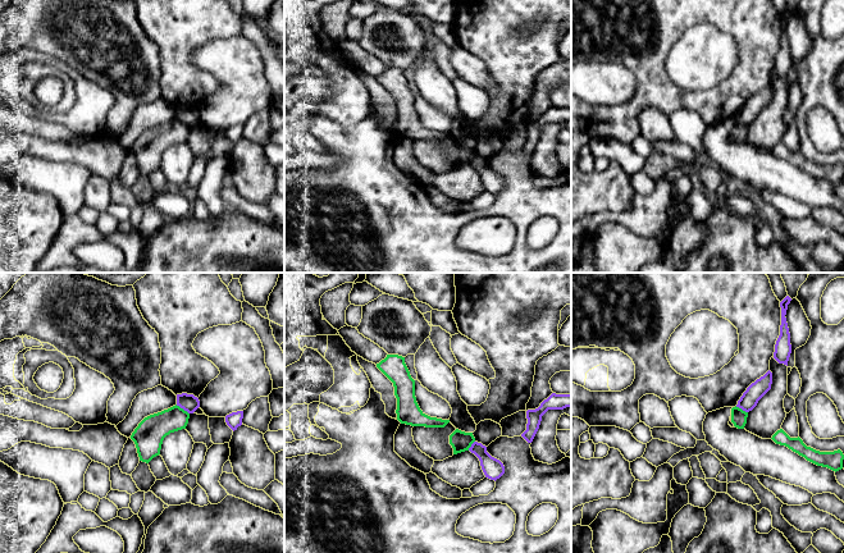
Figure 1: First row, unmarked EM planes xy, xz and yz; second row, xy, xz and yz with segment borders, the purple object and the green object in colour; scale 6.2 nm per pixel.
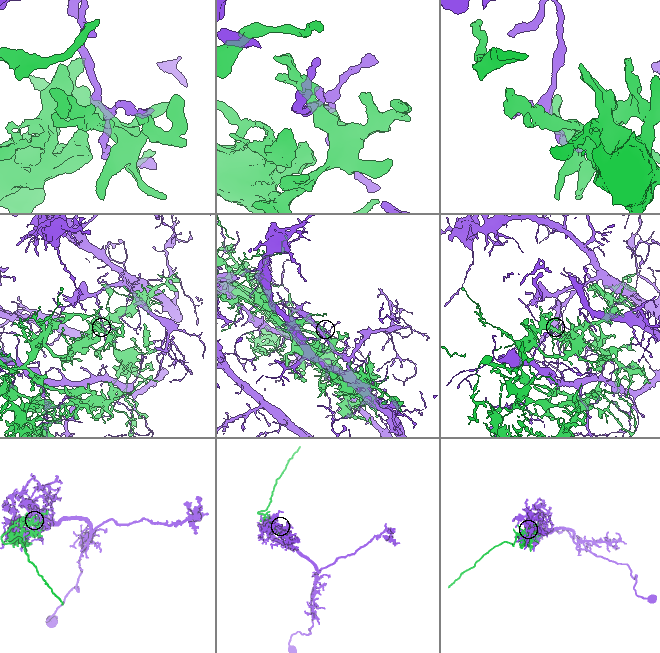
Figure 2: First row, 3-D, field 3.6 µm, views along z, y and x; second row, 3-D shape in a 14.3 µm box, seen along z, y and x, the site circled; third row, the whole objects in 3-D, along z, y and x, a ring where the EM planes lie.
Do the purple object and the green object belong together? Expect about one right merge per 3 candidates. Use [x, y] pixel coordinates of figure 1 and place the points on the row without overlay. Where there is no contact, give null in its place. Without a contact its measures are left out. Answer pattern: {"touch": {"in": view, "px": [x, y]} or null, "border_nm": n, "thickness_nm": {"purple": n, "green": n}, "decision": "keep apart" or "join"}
{"touch": {"in": "xy", "px": [182, 120]}, "border_nm": 110, "thickness_nm": {"purple": 110, "green": 180}, "decision": "keep apart"}

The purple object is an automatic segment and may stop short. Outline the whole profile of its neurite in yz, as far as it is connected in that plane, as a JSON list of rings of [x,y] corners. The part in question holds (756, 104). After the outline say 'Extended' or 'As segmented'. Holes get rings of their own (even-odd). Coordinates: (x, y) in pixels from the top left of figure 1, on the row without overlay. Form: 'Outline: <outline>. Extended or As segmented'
Outline: [[[768,83],[763,90],[752,96],[738,114],[736,120],[745,125],[752,124],[758,114],[771,102],[772,86]]]. As segmented

